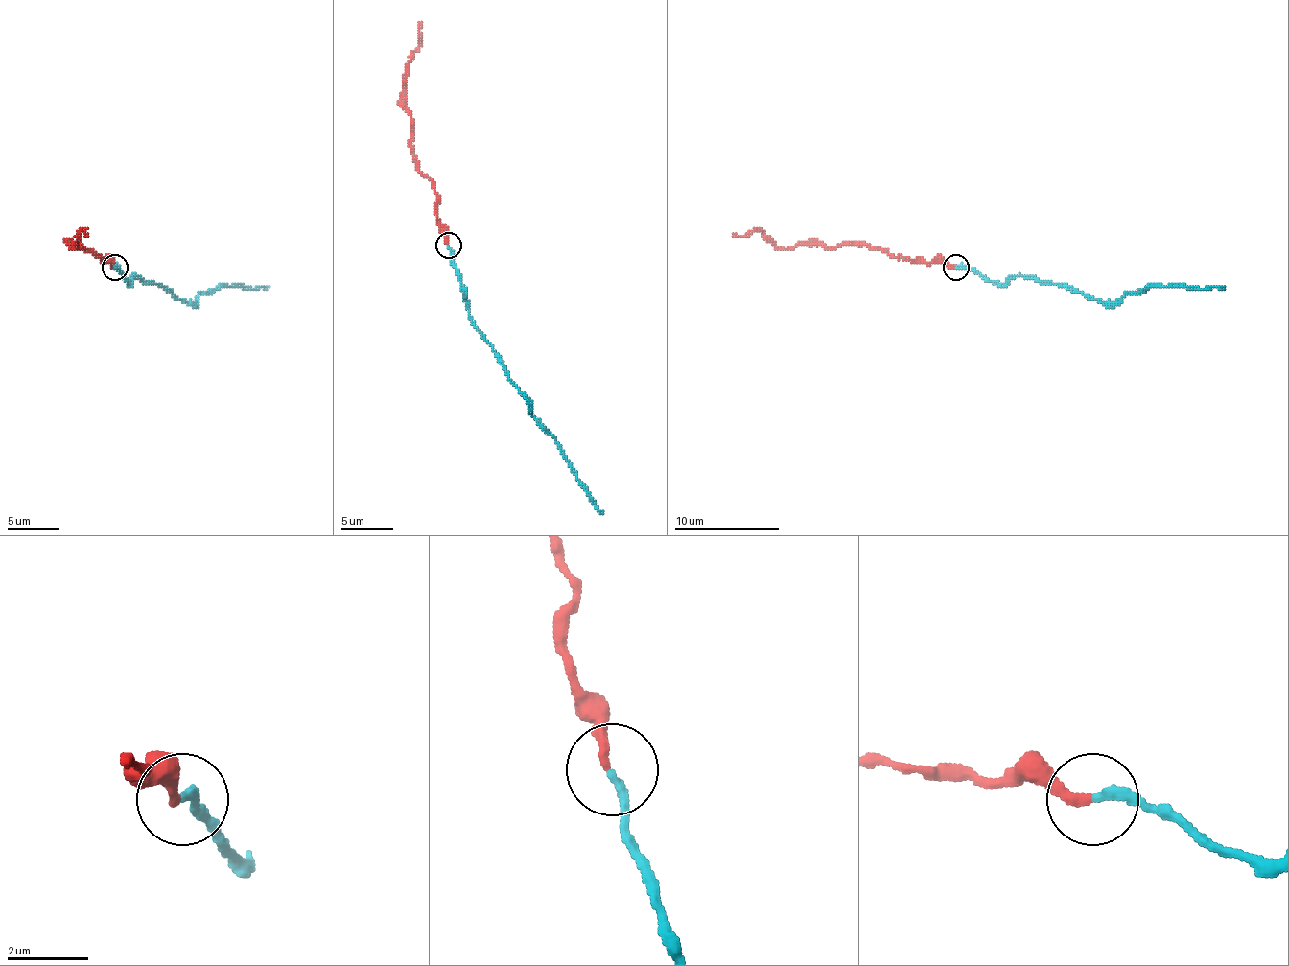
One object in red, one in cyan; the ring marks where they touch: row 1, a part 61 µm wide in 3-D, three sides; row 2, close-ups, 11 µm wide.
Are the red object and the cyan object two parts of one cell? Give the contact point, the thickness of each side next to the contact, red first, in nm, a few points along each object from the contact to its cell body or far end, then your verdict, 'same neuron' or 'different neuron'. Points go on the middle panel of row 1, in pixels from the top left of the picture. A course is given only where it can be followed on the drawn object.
(448, 245) | 220/240 nm | red via (448, 246), (437, 217), (437, 193), (419, 170), (410, 143), (406, 69), (416, 51), (421, 22) | cyan via (448, 246), (471, 324), (492, 348), (527, 400), (529, 413), (555, 440), (579, 484), (602, 513) | different neuron

